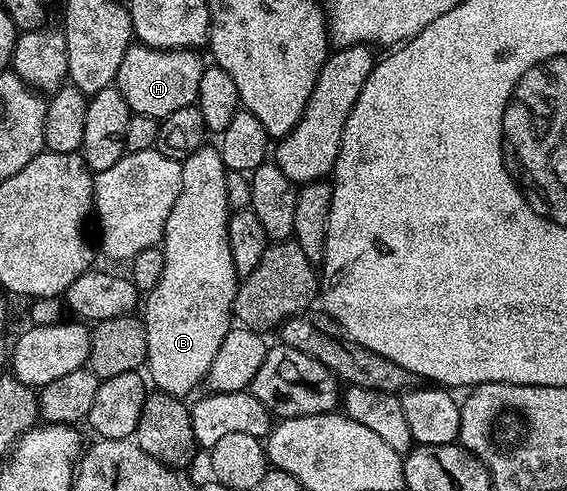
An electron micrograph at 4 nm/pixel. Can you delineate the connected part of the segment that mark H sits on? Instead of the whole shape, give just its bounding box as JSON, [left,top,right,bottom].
[115,41,206,121]

